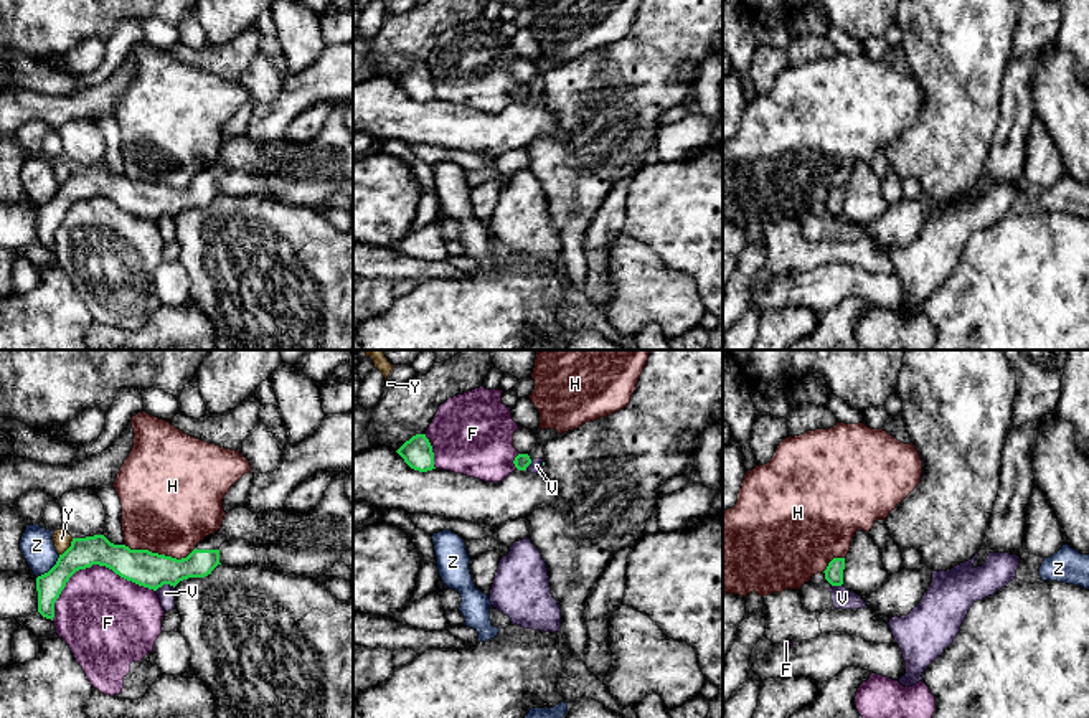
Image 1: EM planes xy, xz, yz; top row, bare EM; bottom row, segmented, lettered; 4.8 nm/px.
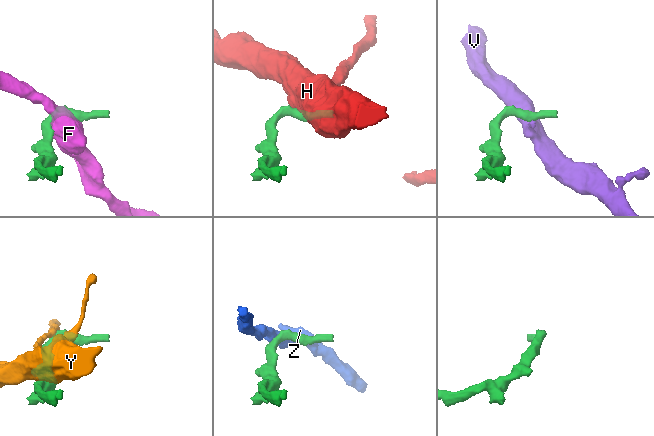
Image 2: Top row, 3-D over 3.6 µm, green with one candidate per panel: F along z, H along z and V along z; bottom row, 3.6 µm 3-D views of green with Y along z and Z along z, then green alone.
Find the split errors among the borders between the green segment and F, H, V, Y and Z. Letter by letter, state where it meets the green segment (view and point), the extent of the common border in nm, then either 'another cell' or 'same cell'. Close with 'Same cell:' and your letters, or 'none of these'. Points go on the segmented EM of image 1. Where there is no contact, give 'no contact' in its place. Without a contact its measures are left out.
F: meets green in xy at (91, 565); contact 500 nm long; another cell
H: meets green in xy at (160, 555); contact 360 nm long; another cell
V: meets green in xy at (164, 583); contact 100 nm long; another cell
Y: meets green in xy at (70, 547); contact 110 nm long; another cell
Z: meets green in xy at (51, 568); contact 170 nm long; another cell
Same cell: none of these

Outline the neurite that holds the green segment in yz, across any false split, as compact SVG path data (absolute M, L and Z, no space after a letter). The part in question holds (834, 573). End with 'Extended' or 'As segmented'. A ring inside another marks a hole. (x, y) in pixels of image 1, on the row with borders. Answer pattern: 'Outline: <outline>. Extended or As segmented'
Outline: M833 558L825 573L825 579L832 584L832 586L842 586L843 584L843 569L845 569L845 558Z. As segmented

